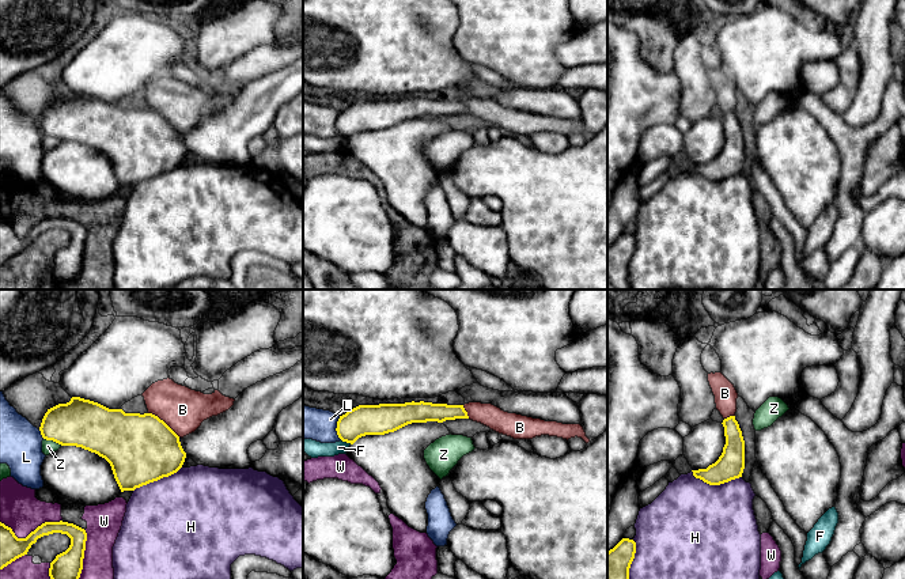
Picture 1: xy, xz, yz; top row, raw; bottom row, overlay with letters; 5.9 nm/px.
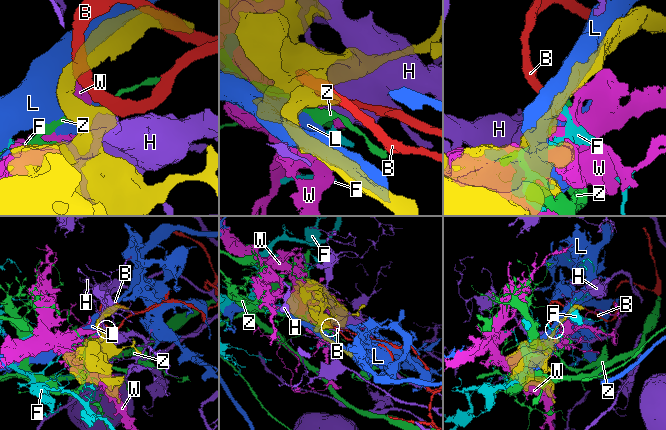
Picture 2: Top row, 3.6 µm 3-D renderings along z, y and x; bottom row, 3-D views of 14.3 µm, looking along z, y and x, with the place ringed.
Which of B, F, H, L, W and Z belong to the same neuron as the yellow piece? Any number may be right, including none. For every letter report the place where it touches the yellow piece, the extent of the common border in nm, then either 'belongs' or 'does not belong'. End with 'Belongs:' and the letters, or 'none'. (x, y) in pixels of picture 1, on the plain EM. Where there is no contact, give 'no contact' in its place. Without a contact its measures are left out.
B: xy (163, 117) | 240 nm | belongs
F: xz (347, 137) | 70 nm | does not belong
H: yz (629, 262) | 320 nm | does not belong
L: xz (336, 124) | 140 nm | does not belong
W: xy (82, 260) | 380 nm | does not belong
Z: xy (53, 136) | 120 nm | does not belong
Belongs: B

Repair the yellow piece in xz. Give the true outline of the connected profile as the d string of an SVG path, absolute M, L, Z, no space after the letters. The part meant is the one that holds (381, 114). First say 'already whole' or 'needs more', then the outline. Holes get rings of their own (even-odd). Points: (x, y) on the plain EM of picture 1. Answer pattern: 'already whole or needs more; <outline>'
needs more; M412 96L405 99L359 101L340 111L336 126L342 137L353 140L361 132L385 130L412 118L443 118L455 114L470 114L514 135L533 135L549 130L567 136L578 132L586 139L590 137L580 120L545 117L508 109L492 99L481 98L447 101Z

